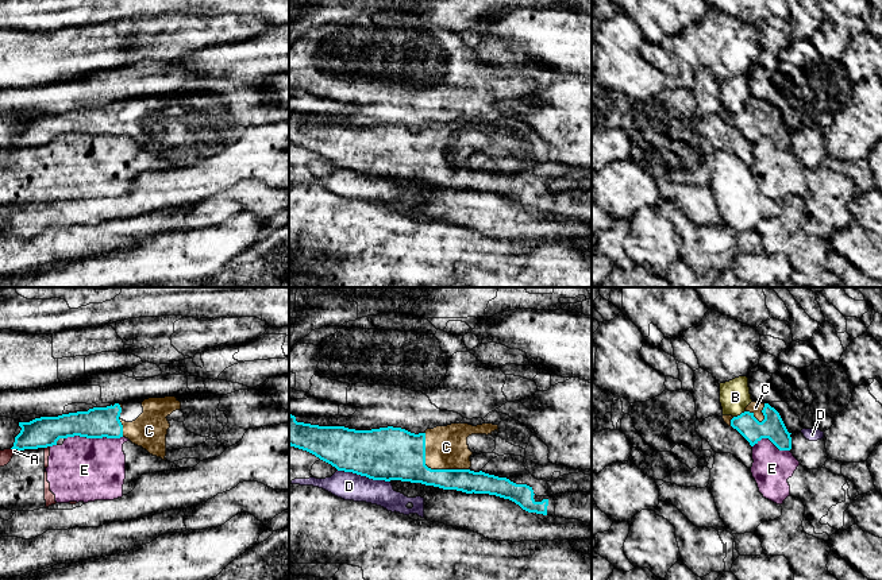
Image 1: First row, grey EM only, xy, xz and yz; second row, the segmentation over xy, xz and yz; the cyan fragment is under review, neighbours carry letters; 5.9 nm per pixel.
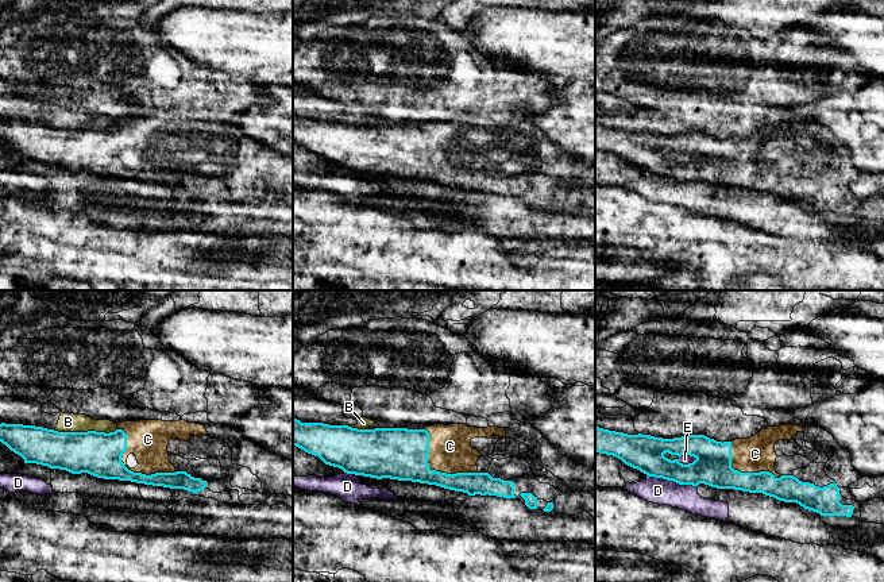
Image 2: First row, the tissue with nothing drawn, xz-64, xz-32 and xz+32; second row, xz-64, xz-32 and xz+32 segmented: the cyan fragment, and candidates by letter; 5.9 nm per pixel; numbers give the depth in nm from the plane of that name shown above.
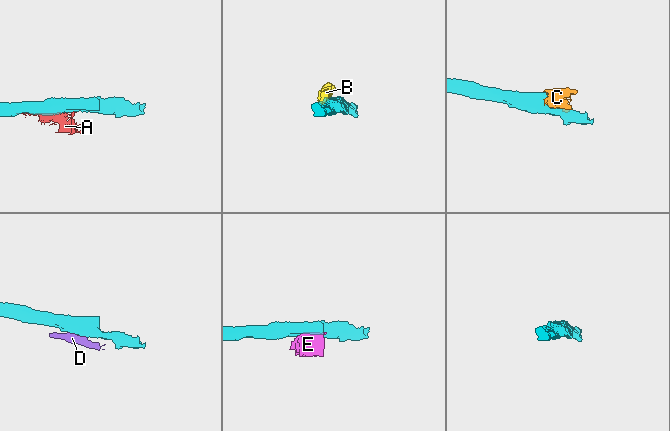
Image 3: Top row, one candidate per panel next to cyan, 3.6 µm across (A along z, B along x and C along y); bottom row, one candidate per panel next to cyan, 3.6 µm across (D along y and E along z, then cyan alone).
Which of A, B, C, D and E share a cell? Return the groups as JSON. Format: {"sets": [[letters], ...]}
{"sets": [["A", "E"], ["B"], ["C"], ["D"]]}

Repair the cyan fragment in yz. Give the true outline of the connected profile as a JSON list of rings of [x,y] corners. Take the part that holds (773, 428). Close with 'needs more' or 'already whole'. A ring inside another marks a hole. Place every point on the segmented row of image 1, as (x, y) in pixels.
[[[751,402],[737,417],[723,415],[728,426],[736,429],[751,446],[769,438],[779,451],[792,449],[792,437],[779,415],[769,403]]]; needs more

